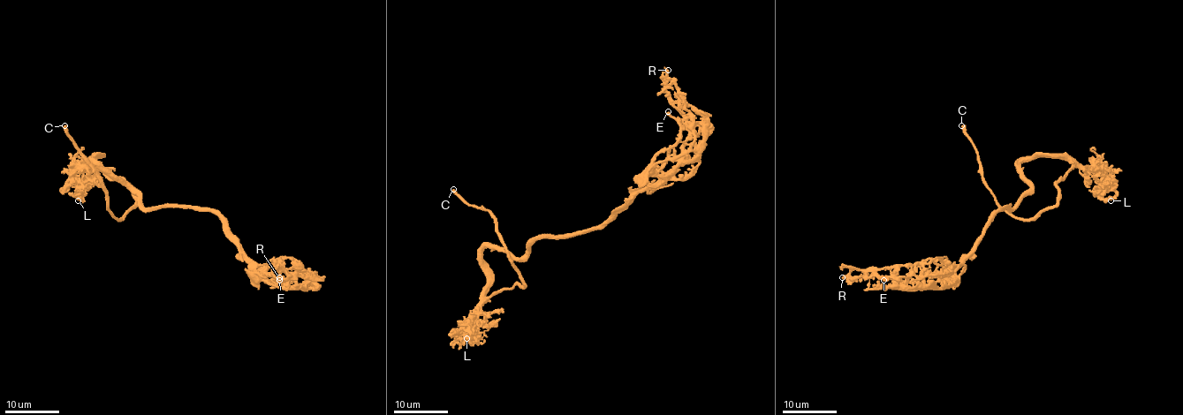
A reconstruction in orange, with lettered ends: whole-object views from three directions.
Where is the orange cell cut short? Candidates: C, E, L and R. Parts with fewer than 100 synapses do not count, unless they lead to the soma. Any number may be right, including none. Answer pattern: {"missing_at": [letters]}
{"missing_at": ["C"]}

